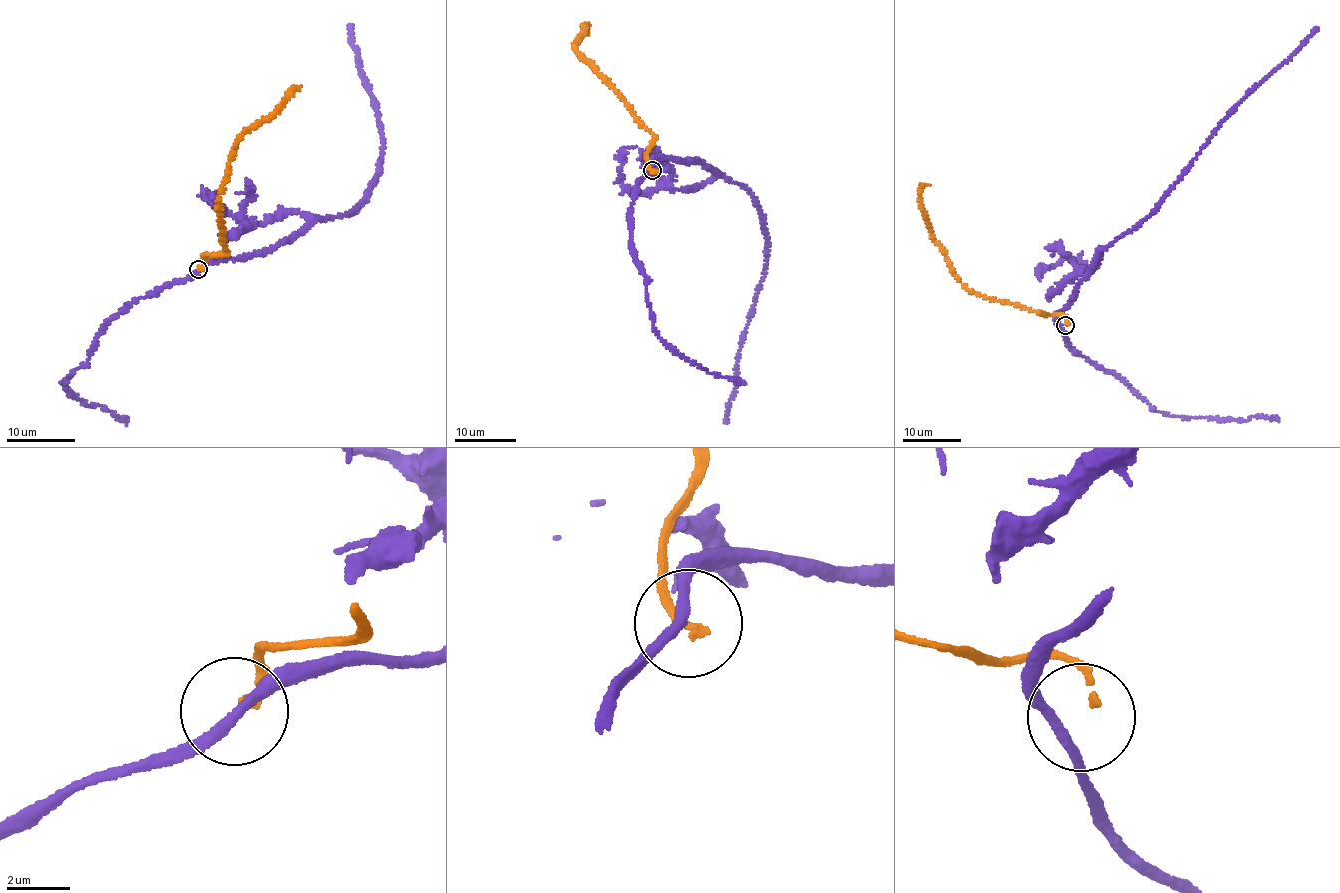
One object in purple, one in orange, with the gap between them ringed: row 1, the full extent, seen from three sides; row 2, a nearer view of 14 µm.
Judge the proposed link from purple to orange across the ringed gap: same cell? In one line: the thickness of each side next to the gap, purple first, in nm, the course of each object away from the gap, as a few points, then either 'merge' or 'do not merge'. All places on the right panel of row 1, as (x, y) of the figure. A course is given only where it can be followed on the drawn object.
320/240 nm | purple via (1063, 327), (1059, 327), (1057, 315), (1067, 309), (1098, 253), (1155, 208), (1228, 113), (1319, 27) | orange via (1067, 324), (1061, 315), (984, 297), (962, 285), (932, 238), (921, 207), (921, 188), (929, 186) | do not merge

